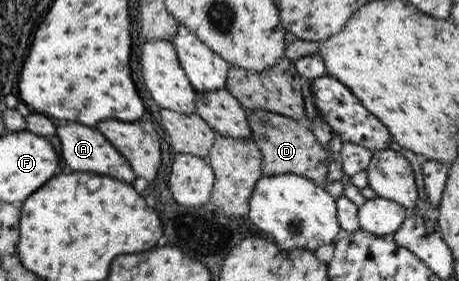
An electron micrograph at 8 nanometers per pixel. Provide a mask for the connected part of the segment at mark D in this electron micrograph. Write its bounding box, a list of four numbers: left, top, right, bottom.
[245,110,329,185]

